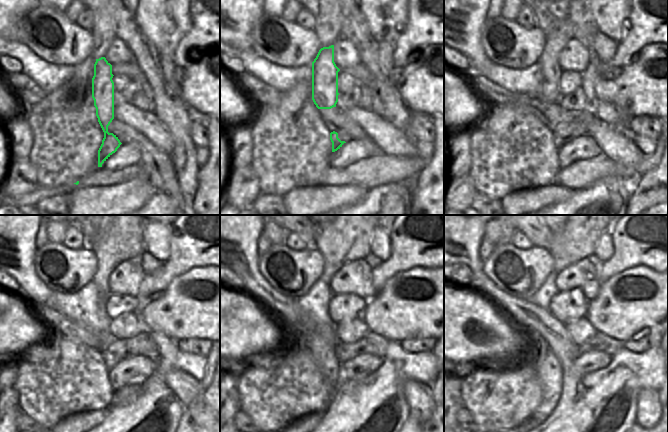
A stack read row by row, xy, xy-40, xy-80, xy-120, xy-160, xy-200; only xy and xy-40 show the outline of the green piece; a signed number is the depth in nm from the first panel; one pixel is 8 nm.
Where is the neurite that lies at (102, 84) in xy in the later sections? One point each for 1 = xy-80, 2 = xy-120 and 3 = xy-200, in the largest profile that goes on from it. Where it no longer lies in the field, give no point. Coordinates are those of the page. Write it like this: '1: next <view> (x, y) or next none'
1: next xy-80 (555, 41)
2: next xy-120 (123, 239)
3: next xy-200 (577, 239)

